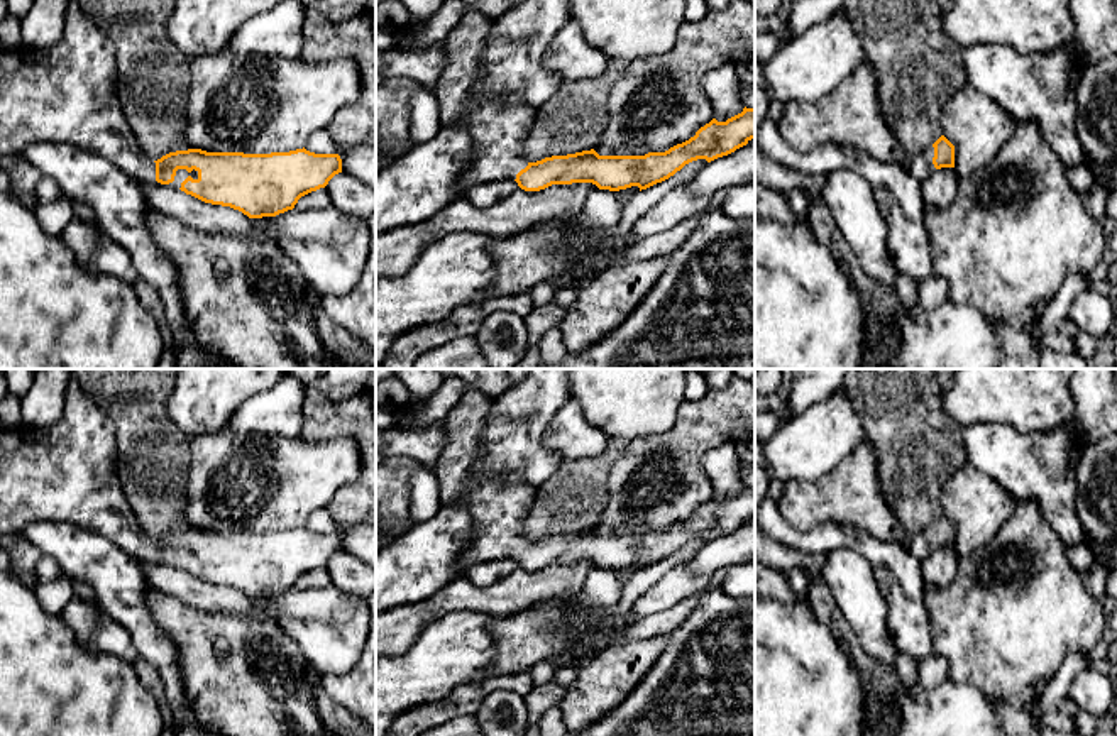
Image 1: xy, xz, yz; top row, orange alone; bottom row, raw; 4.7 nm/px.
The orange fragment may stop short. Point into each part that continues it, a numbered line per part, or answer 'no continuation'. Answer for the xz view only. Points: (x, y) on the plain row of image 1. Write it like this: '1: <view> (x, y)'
1: xz (498, 508)

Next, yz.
1: yz (852, 493)

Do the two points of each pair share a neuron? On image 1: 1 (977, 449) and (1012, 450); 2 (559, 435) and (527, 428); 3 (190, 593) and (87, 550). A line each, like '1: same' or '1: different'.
1: same
2: different
3: different

